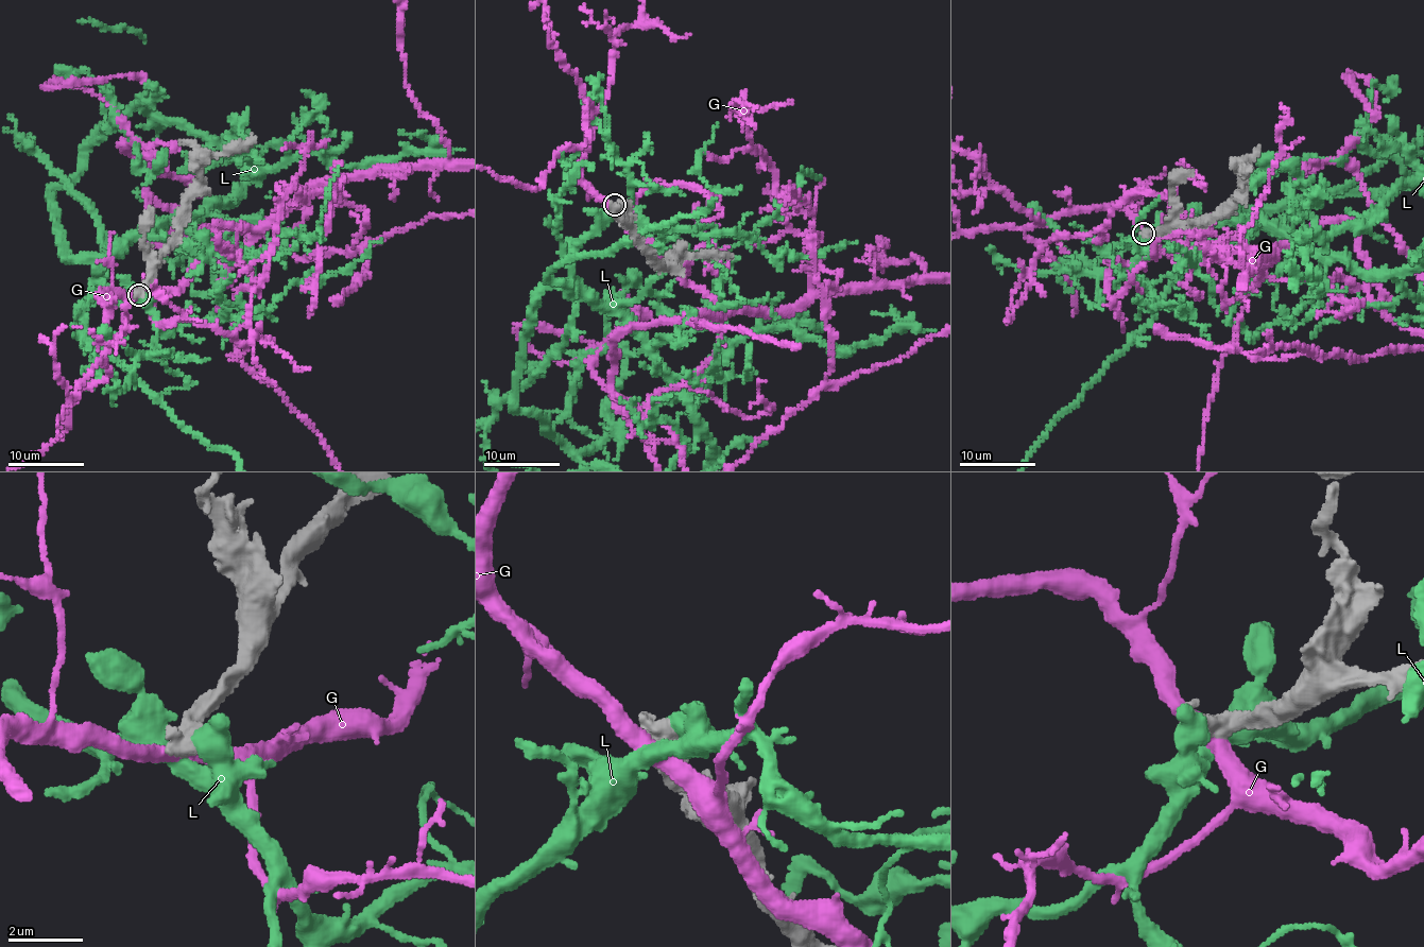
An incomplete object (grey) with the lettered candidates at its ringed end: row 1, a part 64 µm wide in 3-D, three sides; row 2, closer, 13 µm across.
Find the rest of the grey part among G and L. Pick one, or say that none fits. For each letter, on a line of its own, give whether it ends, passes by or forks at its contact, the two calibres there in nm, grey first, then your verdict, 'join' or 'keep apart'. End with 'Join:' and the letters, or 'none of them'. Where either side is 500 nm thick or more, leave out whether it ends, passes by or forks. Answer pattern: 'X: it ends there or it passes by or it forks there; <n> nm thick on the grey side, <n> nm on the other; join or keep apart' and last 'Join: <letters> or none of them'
G: 650 nm thick on the grey side, 400 nm on the other; keep apart
L: 600 nm thick on the grey side, 480 nm on the other; keep apart
Join: none of them

